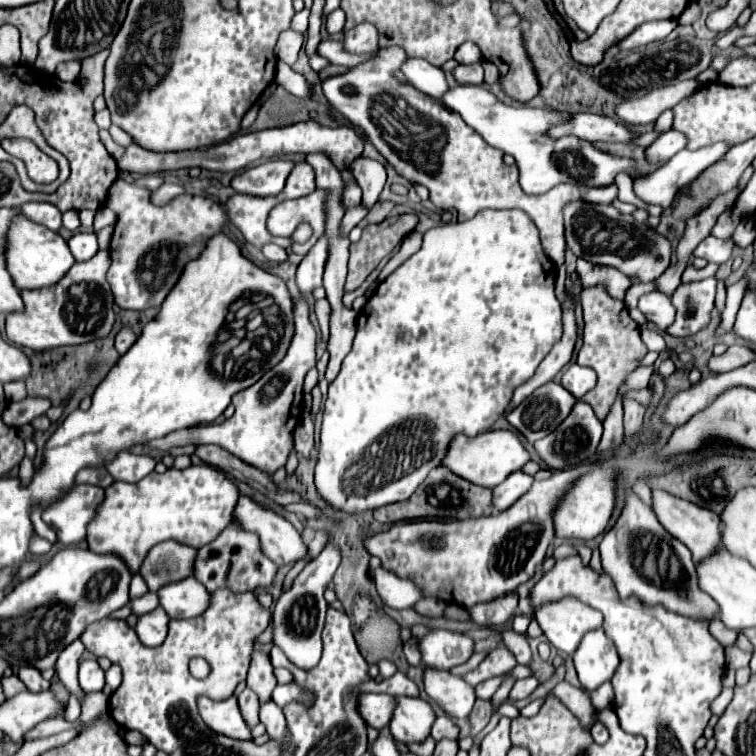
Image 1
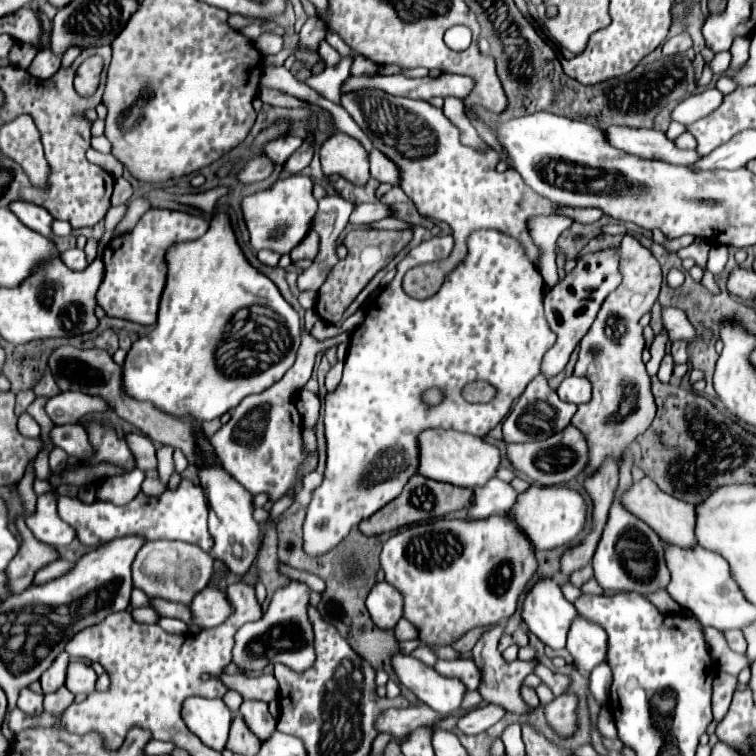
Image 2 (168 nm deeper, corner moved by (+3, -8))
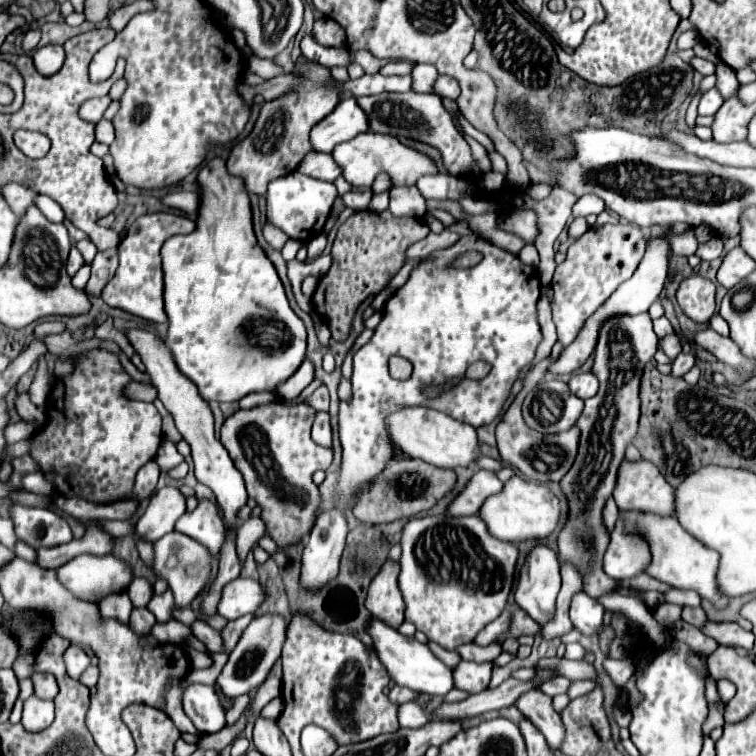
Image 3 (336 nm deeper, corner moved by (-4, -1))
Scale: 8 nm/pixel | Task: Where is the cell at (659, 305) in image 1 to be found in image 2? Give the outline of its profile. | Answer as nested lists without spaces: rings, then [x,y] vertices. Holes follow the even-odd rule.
[[[672,306],[662,308],[662,326],[666,328],[668,338],[672,342],[678,340],[678,338],[684,338],[684,340],[690,342],[694,338],[694,334],[696,334],[692,324],[688,322],[686,314],[682,310],[678,310],[678,308],[672,308]]]

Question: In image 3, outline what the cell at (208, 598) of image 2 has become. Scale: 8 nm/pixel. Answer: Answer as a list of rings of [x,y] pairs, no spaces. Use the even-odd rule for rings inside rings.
[[[237,577],[223,589],[217,609],[219,609],[219,615],[233,621],[243,615],[257,613],[257,609],[265,603],[265,599],[267,599],[265,587],[259,581]]]

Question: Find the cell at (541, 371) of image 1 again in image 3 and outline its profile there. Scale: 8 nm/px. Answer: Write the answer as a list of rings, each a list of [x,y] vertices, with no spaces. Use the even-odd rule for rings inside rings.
[[[615,223],[615,225],[595,225],[589,227],[569,249],[567,257],[561,265],[557,265],[555,275],[553,275],[553,321],[557,325],[557,335],[559,341],[569,345],[581,327],[585,325],[587,317],[593,315],[609,297],[611,293],[627,281],[643,253],[645,253],[645,237],[641,227],[629,225],[629,223]]]

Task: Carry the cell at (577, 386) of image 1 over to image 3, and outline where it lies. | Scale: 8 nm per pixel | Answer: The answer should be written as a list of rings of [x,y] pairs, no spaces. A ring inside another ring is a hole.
[[[577,373],[569,379],[569,389],[573,395],[577,395],[579,399],[589,399],[597,393],[599,389],[599,381],[593,373]]]

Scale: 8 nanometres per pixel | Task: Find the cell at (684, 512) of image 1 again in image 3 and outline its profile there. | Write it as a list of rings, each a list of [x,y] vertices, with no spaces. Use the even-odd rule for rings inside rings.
[[[645,459],[623,461],[617,473],[613,499],[621,511],[639,509],[645,513],[673,515],[675,493],[673,487],[661,477],[661,471]]]

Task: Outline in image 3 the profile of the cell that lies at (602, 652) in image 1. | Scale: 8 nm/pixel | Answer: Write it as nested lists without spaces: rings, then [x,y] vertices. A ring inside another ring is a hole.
[[[585,591],[573,597],[571,609],[569,609],[575,629],[581,633],[589,633],[589,635],[597,635],[597,629],[603,623],[603,613],[605,613],[603,605],[597,599],[589,597]]]

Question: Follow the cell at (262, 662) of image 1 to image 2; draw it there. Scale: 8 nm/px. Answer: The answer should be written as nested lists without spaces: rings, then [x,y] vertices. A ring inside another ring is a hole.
[[[244,700],[240,706],[240,714],[244,716],[248,728],[260,740],[266,740],[276,730],[276,720],[270,716],[268,704],[262,700]]]

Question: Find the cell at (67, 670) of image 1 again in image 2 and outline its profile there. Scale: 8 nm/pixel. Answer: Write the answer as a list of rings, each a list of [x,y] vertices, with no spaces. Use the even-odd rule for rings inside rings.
[[[62,652],[62,654],[54,660],[54,664],[42,674],[40,682],[42,682],[42,690],[44,690],[44,694],[54,692],[54,690],[58,690],[60,686],[64,686],[64,682],[66,682],[66,668],[68,668],[68,662],[70,662],[70,656],[68,656],[66,652]]]

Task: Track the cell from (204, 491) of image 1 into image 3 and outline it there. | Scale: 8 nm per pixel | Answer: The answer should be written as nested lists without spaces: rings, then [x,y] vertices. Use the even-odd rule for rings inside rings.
[[[201,501],[195,511],[185,513],[177,521],[175,529],[179,533],[193,537],[195,541],[201,541],[201,545],[205,545],[209,551],[213,551],[215,557],[221,551],[221,541],[225,541],[223,521],[217,513],[217,507],[209,501]]]

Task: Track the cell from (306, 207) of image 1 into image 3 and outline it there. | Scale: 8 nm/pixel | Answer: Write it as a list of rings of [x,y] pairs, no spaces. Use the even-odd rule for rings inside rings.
[[[319,235],[319,237],[315,237],[315,239],[311,239],[309,241],[309,247],[307,247],[307,257],[309,259],[315,259],[315,257],[319,257],[321,253],[323,253],[323,249],[325,249],[325,243],[327,243],[327,239],[323,237],[323,235]]]

